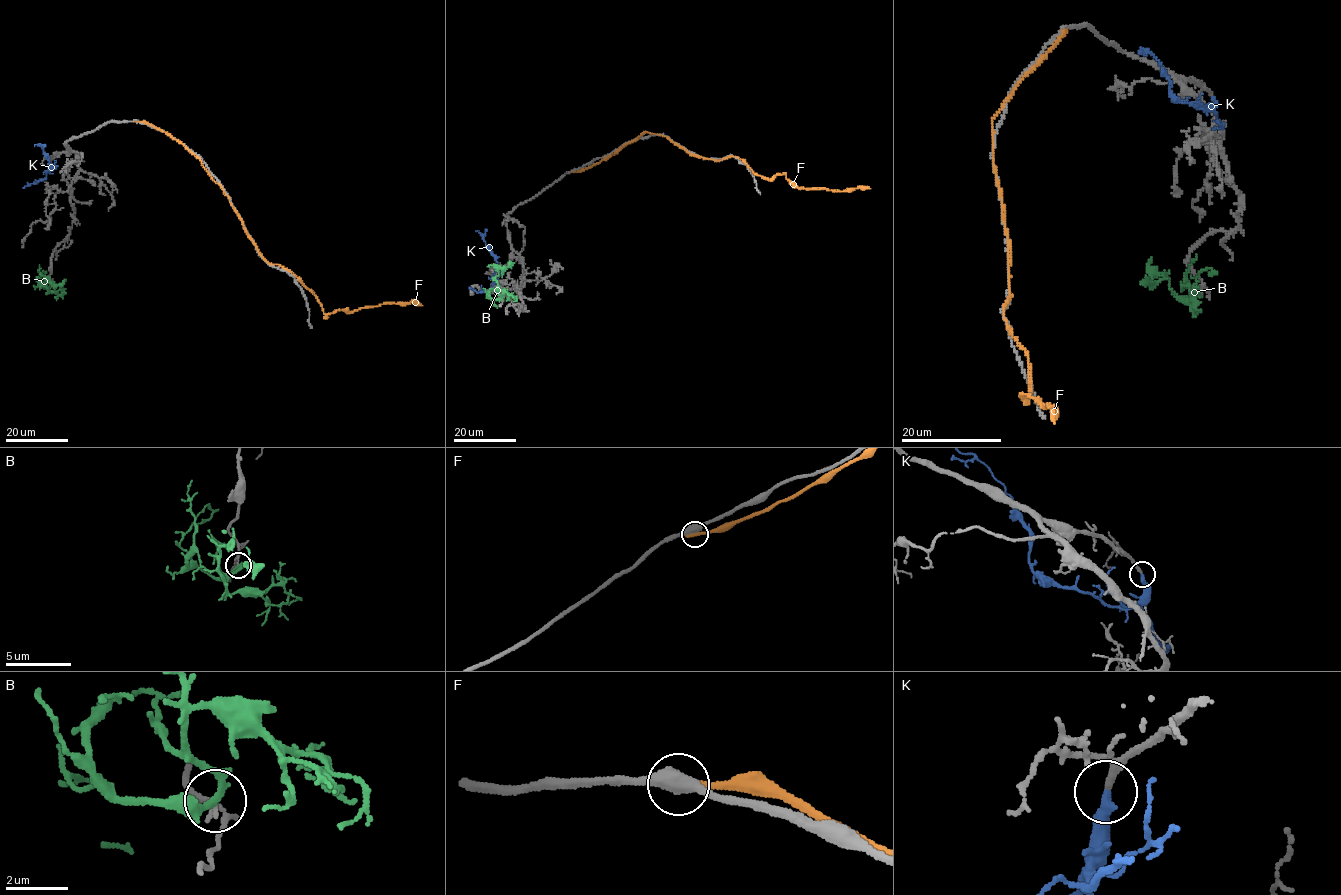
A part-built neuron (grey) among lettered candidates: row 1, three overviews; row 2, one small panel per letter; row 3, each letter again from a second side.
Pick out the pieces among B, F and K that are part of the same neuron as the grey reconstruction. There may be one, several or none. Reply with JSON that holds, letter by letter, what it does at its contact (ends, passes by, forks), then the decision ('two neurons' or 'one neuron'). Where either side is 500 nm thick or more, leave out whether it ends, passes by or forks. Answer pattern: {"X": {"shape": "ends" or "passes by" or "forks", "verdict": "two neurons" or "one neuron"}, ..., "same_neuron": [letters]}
{"B": {"shape": "passes by", "verdict": "two neurons"}, "F": {"shape": "ends", "verdict": "two neurons"}, "K": {"shape": "ends", "verdict": "one neuron"}, "same_neuron": ["K"]}

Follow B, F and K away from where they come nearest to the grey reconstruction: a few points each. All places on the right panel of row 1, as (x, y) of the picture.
B: (1199, 292), (1180, 298), (1161, 273), (1154, 274), (1152, 283), (1145, 276)
F: (1065, 30), (992, 120), (1008, 240), (1004, 320), (1027, 353), (1029, 392), (1021, 395), (1054, 406), (1054, 423)
K: (1213, 96), (1214, 105), (1206, 109), (1178, 101), (1170, 91), (1170, 80), (1161, 64), (1148, 51), (1141, 49)

